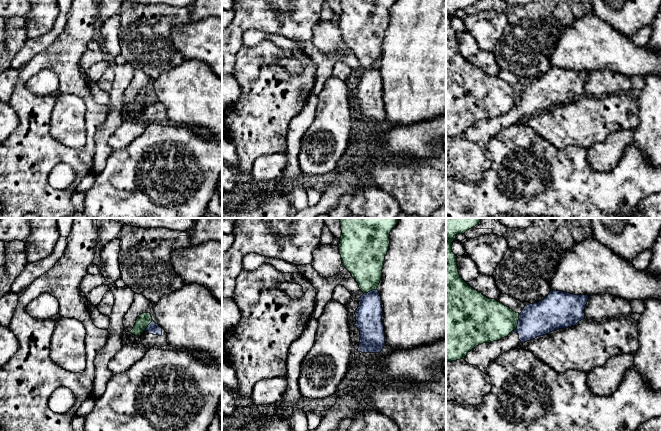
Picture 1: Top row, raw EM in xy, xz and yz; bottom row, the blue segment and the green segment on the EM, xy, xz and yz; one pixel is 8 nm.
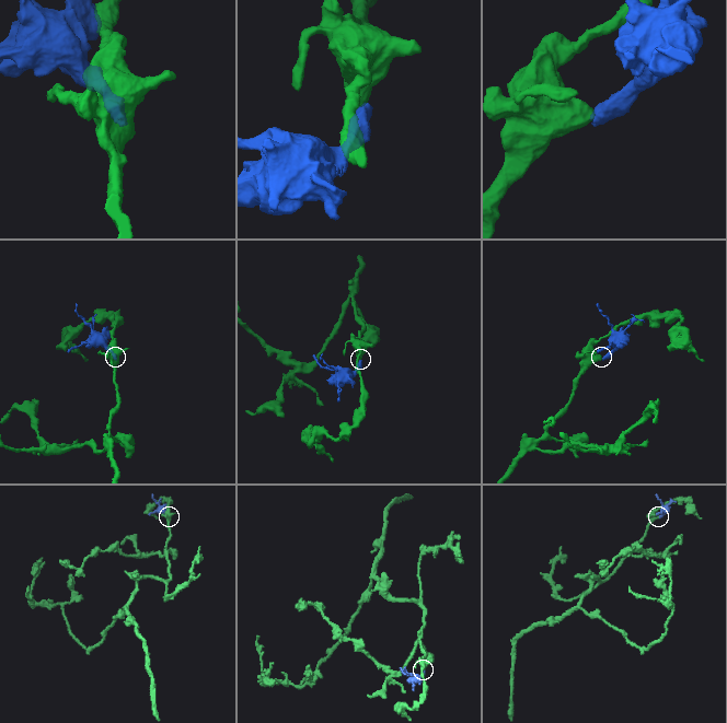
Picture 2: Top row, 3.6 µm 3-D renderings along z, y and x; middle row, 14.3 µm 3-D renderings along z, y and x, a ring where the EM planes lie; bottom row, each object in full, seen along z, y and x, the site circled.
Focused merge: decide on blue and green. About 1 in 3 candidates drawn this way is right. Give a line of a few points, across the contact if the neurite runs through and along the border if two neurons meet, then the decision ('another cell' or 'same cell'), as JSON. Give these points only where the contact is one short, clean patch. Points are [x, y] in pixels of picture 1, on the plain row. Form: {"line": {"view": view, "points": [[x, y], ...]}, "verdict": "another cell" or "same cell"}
{"line": {"view": "yz", "points": [[537, 95], [532, 98], [518, 98], [487, 96]]}, "verdict": "same cell"}

